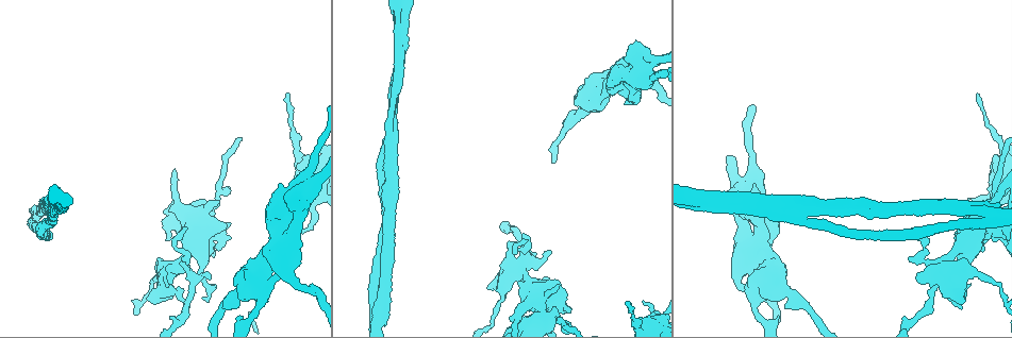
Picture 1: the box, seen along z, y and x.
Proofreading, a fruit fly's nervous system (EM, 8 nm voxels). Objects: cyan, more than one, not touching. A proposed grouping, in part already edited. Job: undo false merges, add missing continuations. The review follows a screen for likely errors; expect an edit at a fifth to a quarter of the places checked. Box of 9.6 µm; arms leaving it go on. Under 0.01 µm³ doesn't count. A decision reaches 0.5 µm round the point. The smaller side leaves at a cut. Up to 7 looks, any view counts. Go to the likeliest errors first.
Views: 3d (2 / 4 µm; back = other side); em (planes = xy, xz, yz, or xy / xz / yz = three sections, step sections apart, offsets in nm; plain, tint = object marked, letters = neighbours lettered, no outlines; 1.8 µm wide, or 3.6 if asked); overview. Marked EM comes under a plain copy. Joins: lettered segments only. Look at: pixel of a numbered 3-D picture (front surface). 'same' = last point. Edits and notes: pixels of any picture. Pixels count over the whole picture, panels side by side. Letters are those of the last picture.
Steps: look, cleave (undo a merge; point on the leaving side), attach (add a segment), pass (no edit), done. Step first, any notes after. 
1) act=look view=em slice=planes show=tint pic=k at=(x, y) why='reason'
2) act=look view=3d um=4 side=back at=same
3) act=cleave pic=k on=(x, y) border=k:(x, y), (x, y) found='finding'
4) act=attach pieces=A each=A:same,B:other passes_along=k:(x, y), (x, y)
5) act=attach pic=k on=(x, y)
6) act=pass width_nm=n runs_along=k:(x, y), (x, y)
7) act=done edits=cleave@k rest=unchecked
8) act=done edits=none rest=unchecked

act=look view=em slice=xy step=8 show=letters pic=1 at=(920, 273) why='free end'

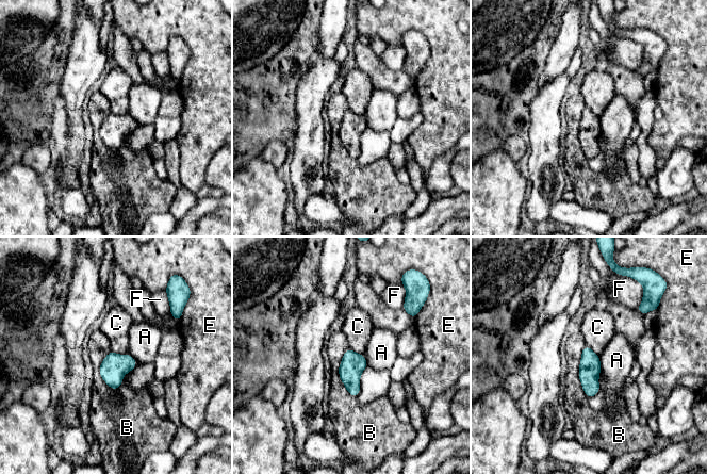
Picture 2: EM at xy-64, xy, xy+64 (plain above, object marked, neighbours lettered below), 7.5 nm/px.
act=pass each=A:other,B:other,C:other,E:other,F:other border=2:(111, 349), (119, 354), (127, 354) found='no lettered segment goes on from it'

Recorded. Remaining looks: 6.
act=look view=3d um=4 pic=1 at=(760, 290) why='thick turns thin'

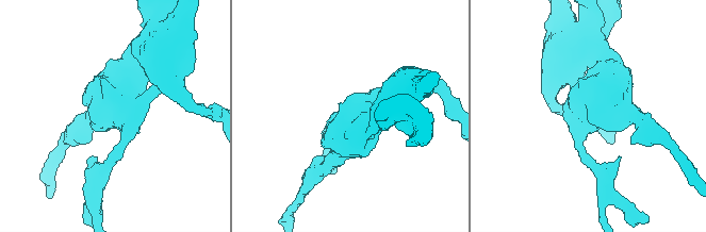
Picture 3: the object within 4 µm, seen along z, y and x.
act=look view=em um=3.6 slice=planes show=letters pic=3 at=(128, 115)

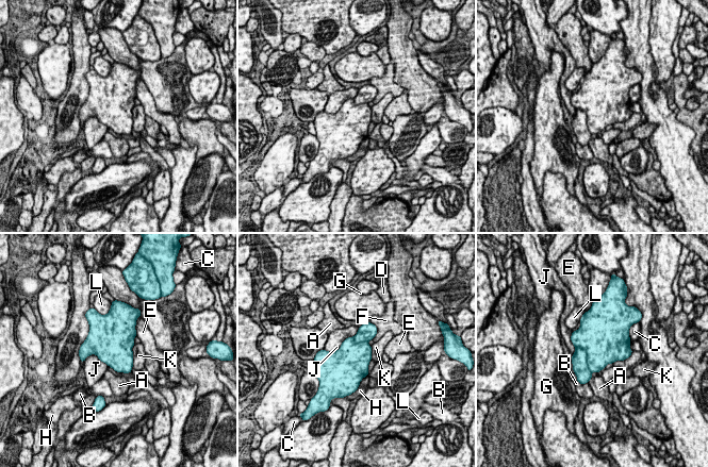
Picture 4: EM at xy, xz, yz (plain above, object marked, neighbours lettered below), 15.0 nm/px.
act=cleave pic=4 on=(579, 361) longest_contact=J:650nm each=A:other,B:other,C:other,D:other,E:other,F:other,G:other,H:other,J:other,K:other,L:other border=4:(575, 346), (586, 352), (592, 371) found='a second cell is stuck on'

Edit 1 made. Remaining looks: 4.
act=look view=overview

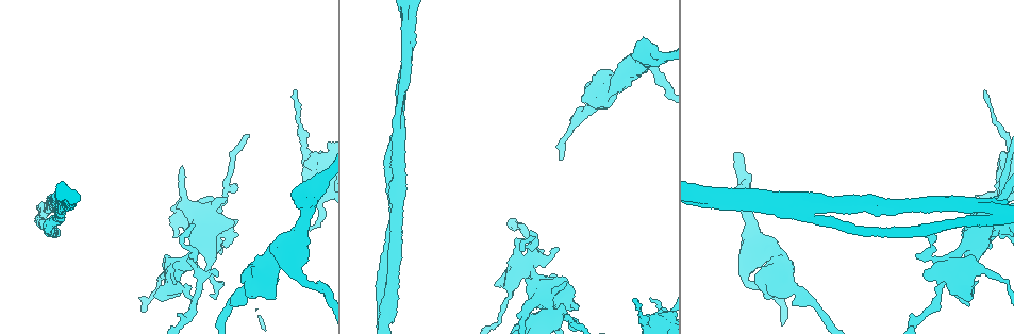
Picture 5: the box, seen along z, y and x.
act=look view=3d um=2 side=back pic=5 at=(406, 64) why='arms part here'

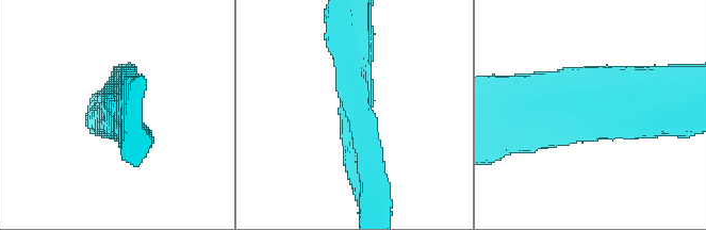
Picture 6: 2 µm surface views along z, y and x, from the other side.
act=look view=em slice=xz step=16 show=tint pic=6 at=(588, 114) why='now the EM'

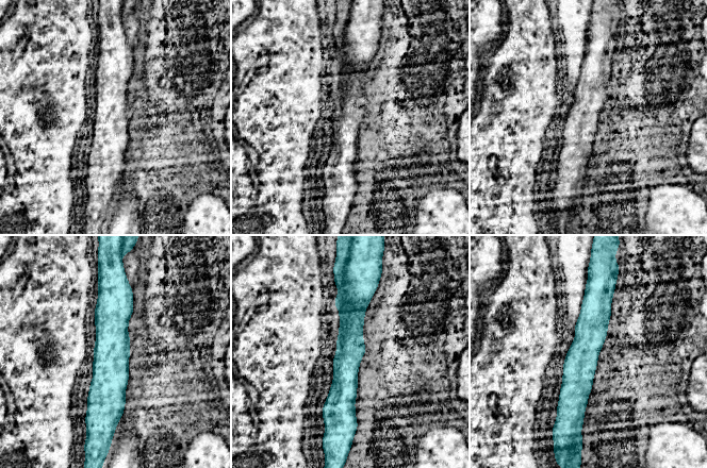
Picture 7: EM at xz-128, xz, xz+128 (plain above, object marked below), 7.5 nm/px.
act=look view=em slice=planes show=letters at=same

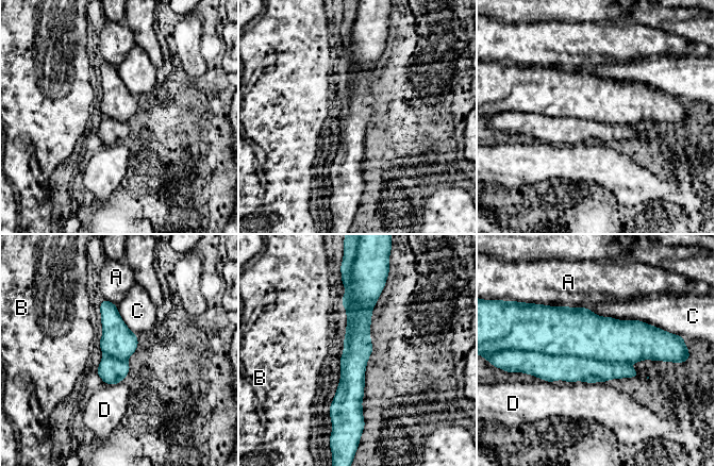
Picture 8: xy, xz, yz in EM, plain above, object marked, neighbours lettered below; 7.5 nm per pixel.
act=cleave pic=8 on=(550, 368) width_nm=220 each=A:other,B:other,C:other,D:other found='a second cell is stuck on'

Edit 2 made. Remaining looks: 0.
act=done edits=cleave@4,cleave@8 rest=unchecked

